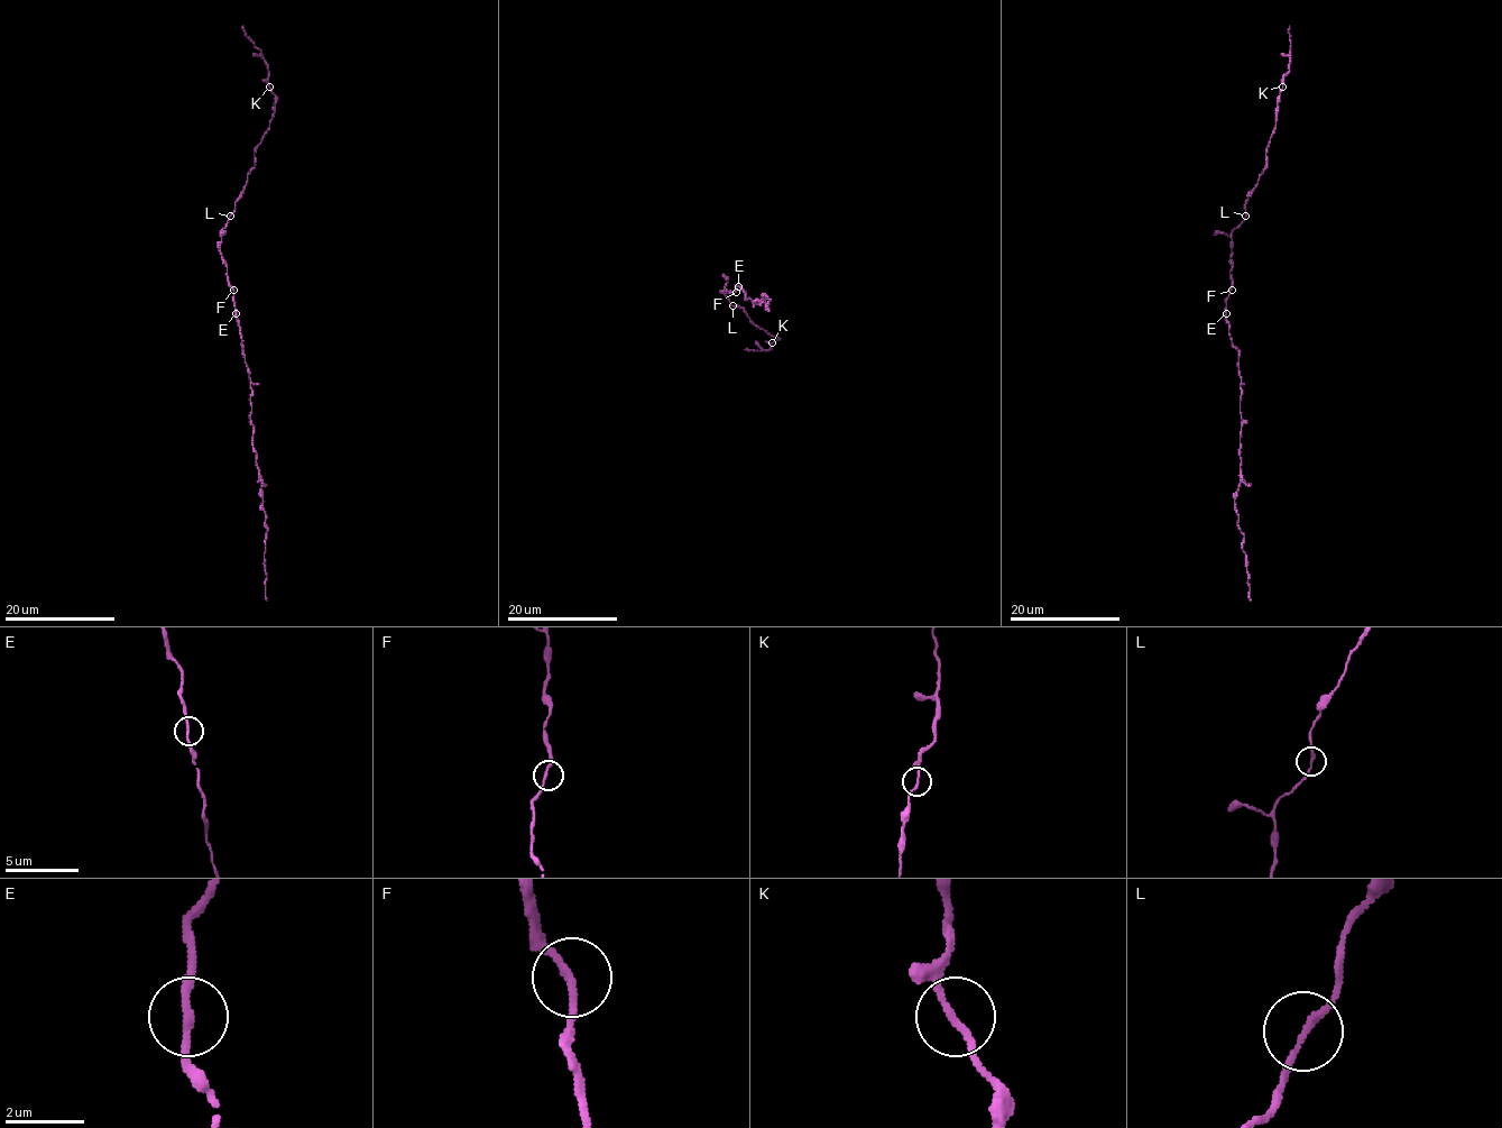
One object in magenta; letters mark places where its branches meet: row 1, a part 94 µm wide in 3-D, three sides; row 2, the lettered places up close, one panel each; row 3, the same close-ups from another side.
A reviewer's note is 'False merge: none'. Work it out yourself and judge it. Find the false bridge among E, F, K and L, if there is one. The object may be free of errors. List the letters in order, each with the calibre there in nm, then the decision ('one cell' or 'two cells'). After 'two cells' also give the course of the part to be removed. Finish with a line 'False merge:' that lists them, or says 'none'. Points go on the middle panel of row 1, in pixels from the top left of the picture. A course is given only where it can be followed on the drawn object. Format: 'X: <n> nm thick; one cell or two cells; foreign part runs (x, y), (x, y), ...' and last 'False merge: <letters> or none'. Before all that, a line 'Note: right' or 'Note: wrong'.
Note: right
E: 180 nm thick; one cell
F: 180 nm thick; one cell
K: 160 nm thick; one cell
L: 170 nm thick; one cell
False merge: none

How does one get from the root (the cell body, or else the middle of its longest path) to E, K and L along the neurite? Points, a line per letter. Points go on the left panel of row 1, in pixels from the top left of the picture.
E: (233, 300), (237, 313)
K: (233, 300), (220, 251), (221, 230), (248, 182), (255, 148), (273, 118), (275, 95), (269, 86)
L: (233, 300), (227, 264), (220, 251), (221, 230), (230, 216)

